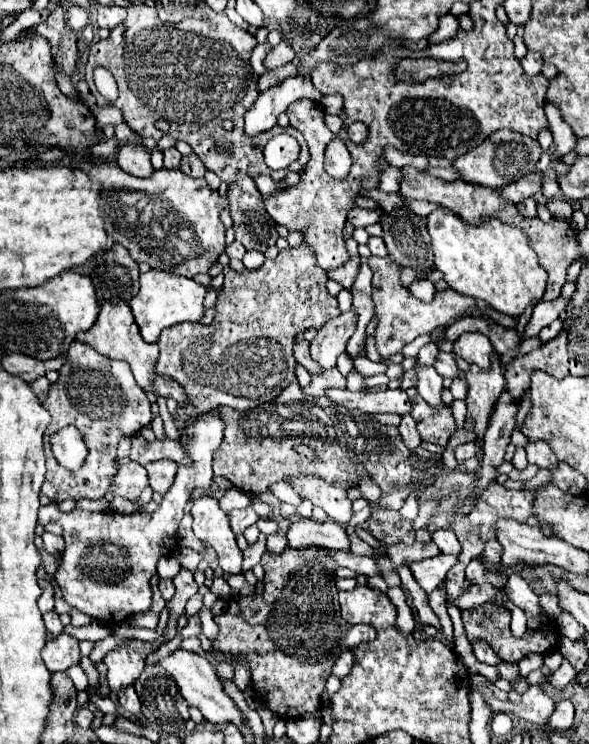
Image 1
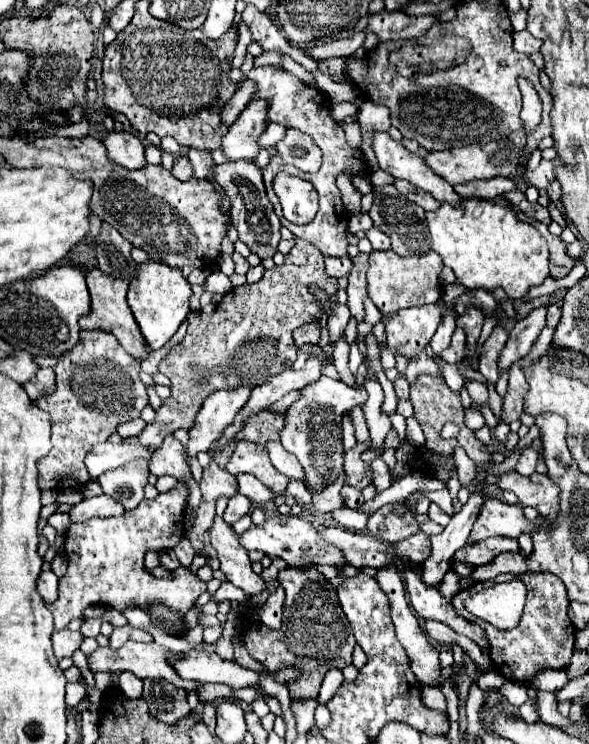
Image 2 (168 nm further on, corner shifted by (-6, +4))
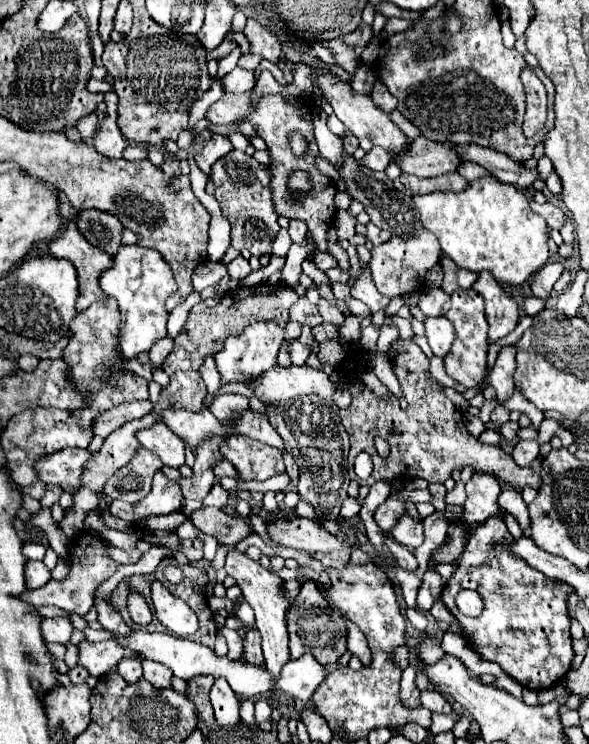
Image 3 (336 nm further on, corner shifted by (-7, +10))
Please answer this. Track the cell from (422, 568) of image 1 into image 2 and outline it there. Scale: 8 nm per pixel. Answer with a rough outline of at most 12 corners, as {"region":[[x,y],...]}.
{"region":[[487,538],[463,546],[451,566],[489,564],[499,552],[519,552],[515,538]]}

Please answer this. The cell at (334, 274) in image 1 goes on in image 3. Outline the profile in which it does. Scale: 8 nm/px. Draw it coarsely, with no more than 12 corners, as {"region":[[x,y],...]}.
{"region":[[328,252],[314,254],[316,268],[326,270],[338,266]]}

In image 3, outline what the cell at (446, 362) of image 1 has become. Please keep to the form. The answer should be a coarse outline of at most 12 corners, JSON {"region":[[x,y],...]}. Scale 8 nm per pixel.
{"region":[[442,288],[426,290],[418,308],[426,316],[440,316],[442,304],[450,300]]}

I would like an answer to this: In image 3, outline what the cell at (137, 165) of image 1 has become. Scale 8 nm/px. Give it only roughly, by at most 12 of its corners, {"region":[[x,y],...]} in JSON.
{"region":[[104,95],[107,113],[94,136],[96,152],[122,158],[126,140],[117,124],[118,96]]}

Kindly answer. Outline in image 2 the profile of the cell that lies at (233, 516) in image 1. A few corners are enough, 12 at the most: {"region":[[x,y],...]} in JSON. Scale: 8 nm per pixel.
{"region":[[243,494],[229,498],[223,518],[235,524],[253,508]]}

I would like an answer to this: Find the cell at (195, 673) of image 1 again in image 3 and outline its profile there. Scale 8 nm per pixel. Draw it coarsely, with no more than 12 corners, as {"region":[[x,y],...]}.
{"region":[[116,640],[78,644],[78,666],[104,676],[122,658],[140,658]]}

